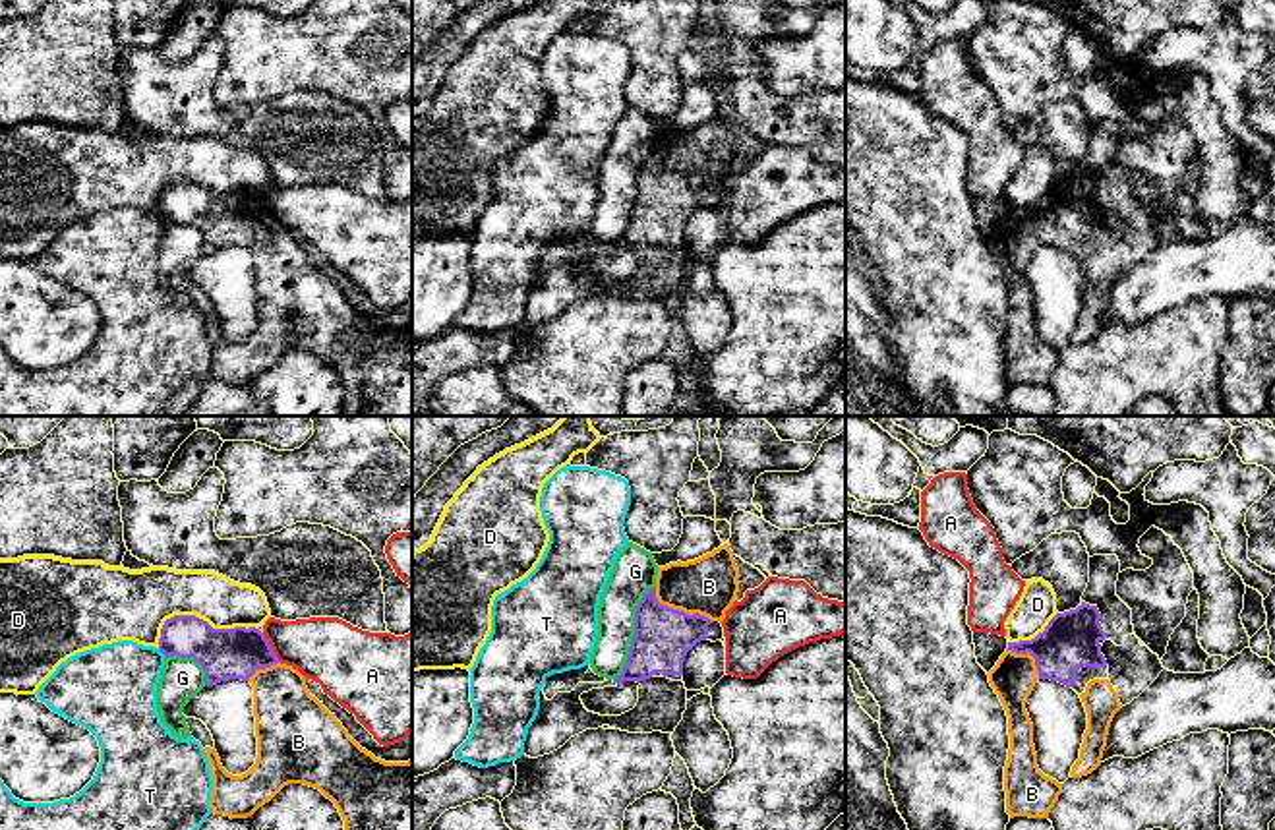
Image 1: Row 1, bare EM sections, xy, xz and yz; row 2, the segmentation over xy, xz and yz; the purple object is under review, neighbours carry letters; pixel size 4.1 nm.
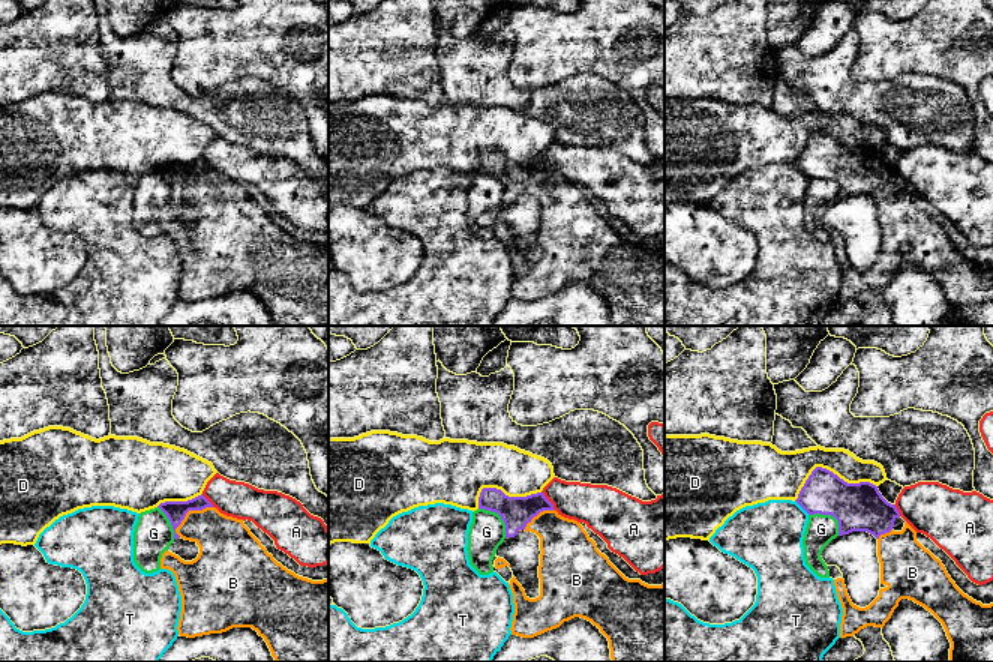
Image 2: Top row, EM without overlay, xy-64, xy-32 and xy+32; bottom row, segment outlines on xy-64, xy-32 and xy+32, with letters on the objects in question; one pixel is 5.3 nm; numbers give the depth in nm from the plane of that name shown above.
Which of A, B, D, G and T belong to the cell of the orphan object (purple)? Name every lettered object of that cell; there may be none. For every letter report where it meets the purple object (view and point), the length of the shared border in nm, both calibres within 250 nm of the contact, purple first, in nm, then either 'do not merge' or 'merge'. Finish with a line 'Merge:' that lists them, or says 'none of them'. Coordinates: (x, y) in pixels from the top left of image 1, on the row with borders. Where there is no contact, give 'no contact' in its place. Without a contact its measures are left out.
A: xy (269, 647) | 140 nm | 220/280 nm | do not merge
B: xz (678, 610) | 280 nm | 240/240 nm | merge
D: xy (198, 618) | 440 nm | 220/260 nm | do not merge
G: xz (635, 633) | 440 nm | 240/180 nm | do not merge
T: xy (161, 651) | 50 nm | 200/360 nm | do not merge
Merge: B

